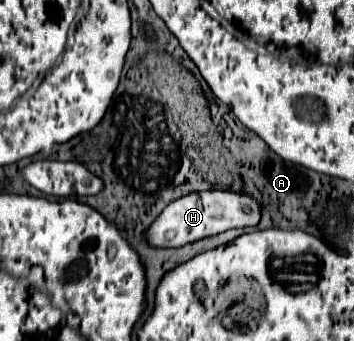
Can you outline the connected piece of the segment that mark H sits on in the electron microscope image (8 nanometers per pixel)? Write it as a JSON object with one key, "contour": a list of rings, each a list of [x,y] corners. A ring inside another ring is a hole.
{"contour":[[[212,189],[212,191],[192,193],[190,197],[182,197],[170,203],[162,211],[160,219],[156,219],[148,229],[148,243],[152,247],[180,247],[210,235],[218,235],[232,227],[254,227],[258,225],[258,221],[260,221],[260,209],[252,197],[232,191]]]}

